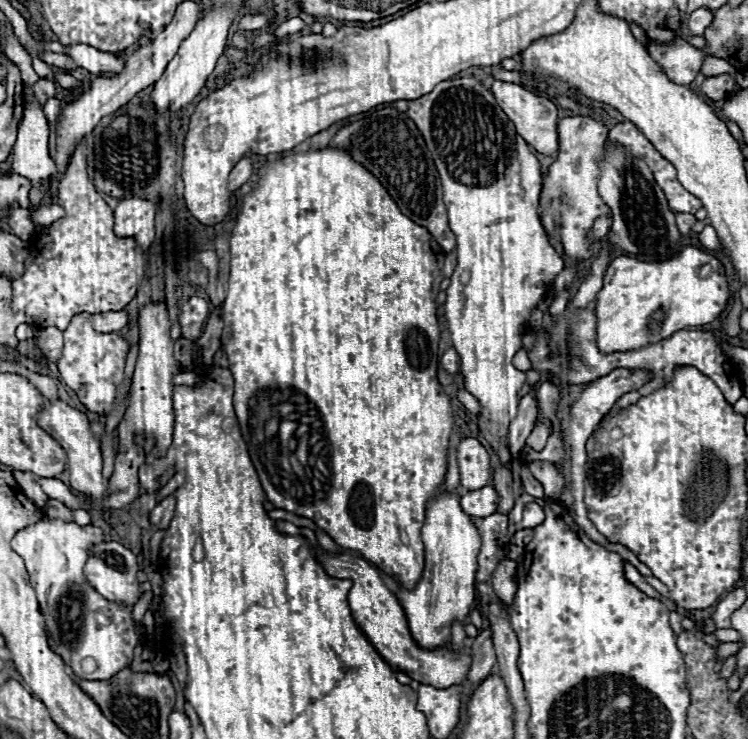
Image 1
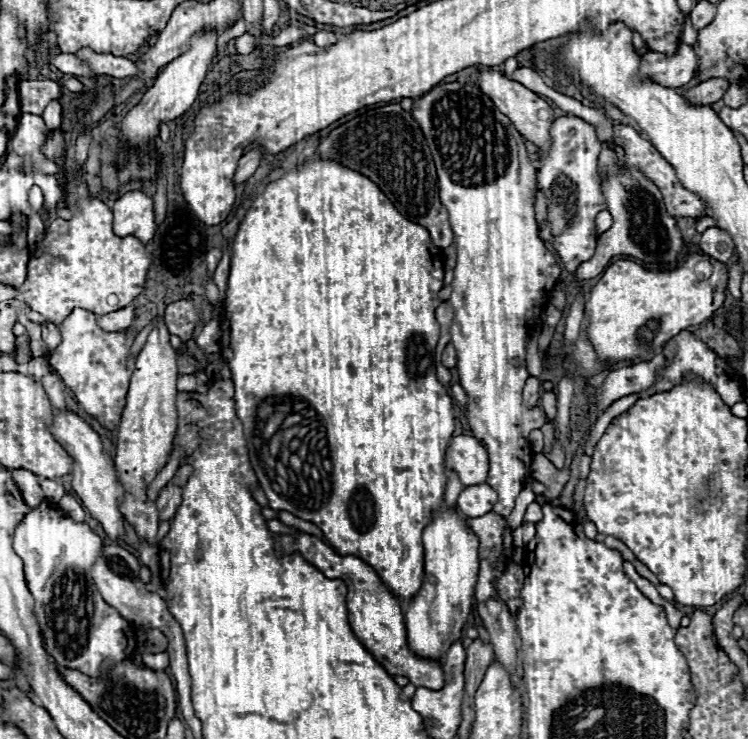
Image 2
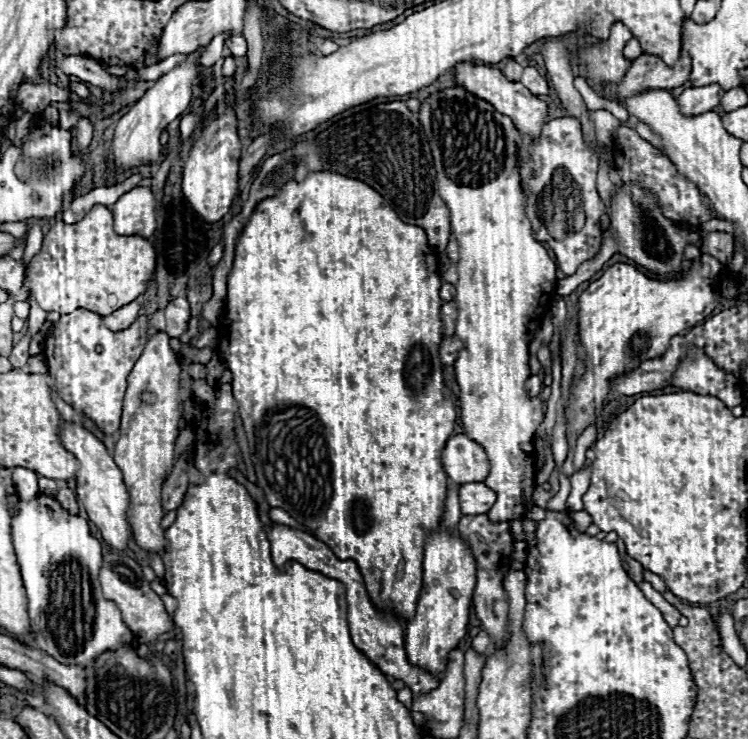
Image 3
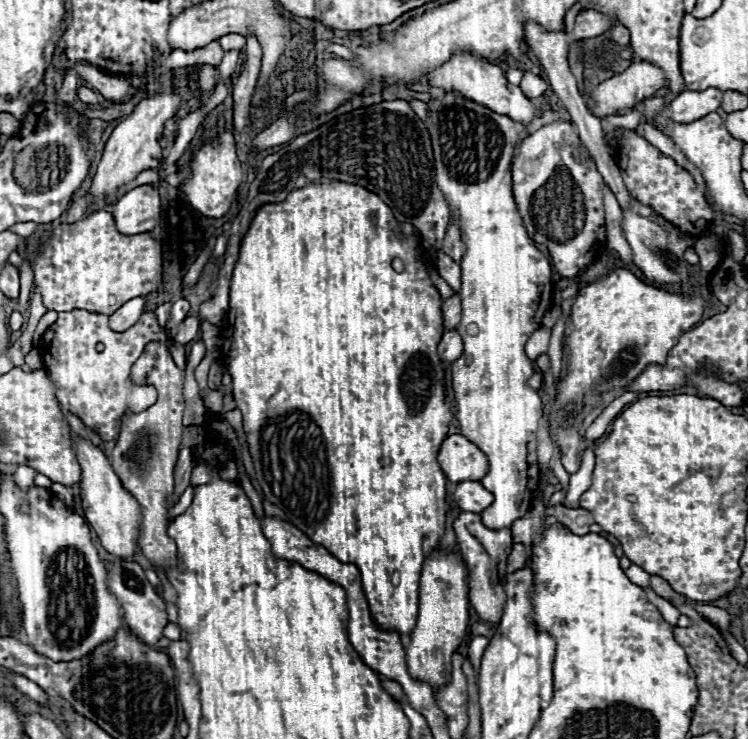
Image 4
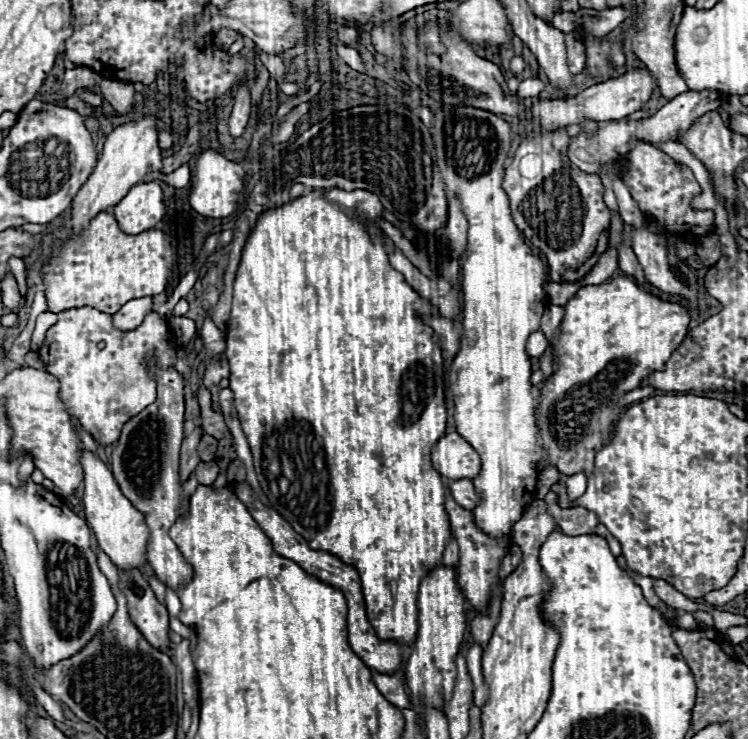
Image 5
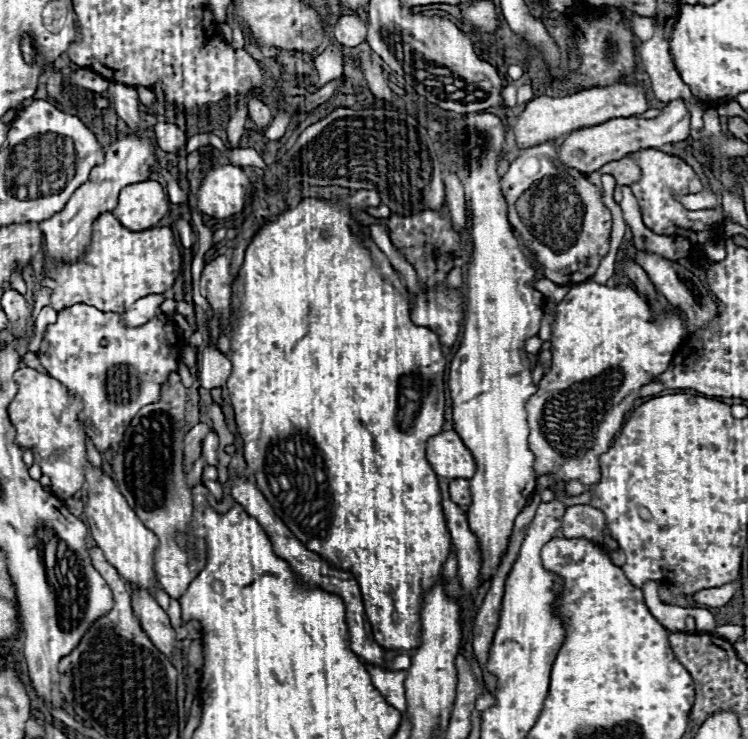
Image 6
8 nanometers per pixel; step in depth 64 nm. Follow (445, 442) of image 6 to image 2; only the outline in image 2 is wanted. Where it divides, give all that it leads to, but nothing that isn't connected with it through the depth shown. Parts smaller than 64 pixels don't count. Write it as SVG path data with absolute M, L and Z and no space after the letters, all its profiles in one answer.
M456 436L446 450L446 462L448 468L458 472L464 486L488 480L488 452L474 436Z

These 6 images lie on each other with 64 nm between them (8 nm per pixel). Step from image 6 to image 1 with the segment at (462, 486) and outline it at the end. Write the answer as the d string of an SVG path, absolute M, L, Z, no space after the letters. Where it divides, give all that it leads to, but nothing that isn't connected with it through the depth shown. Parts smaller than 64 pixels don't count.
M484 486L480 490L470 490L462 494L460 504L462 504L462 510L472 518L490 516L498 508L498 494L492 486Z

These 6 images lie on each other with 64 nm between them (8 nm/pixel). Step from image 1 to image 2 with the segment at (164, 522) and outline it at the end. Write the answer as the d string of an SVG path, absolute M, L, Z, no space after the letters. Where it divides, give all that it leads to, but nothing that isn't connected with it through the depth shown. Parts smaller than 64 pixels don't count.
M168 482L168 486L160 492L160 496L156 500L160 522L170 520L174 516L174 512L176 512L180 502L182 502L182 486L174 486L172 482Z

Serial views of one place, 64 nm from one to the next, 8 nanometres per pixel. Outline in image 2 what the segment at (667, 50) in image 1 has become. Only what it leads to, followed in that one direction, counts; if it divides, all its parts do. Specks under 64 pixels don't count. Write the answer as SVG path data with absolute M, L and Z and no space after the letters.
M680 42L672 56L662 52L646 52L642 58L640 72L654 82L666 84L668 88L678 88L688 84L696 74L696 52L692 46Z

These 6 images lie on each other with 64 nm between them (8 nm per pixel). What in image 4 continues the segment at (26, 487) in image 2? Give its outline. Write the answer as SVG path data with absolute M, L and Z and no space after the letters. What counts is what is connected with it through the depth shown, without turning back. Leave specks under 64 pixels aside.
M18 466L16 472L14 472L12 476L14 476L14 482L16 482L18 488L22 488L22 490L30 490L30 488L34 486L34 476L36 476L36 472L34 472L32 468Z

